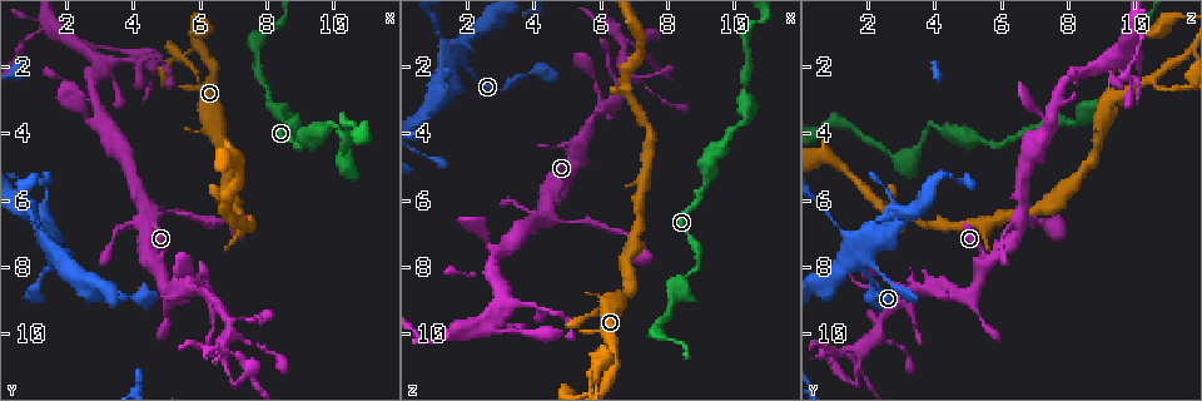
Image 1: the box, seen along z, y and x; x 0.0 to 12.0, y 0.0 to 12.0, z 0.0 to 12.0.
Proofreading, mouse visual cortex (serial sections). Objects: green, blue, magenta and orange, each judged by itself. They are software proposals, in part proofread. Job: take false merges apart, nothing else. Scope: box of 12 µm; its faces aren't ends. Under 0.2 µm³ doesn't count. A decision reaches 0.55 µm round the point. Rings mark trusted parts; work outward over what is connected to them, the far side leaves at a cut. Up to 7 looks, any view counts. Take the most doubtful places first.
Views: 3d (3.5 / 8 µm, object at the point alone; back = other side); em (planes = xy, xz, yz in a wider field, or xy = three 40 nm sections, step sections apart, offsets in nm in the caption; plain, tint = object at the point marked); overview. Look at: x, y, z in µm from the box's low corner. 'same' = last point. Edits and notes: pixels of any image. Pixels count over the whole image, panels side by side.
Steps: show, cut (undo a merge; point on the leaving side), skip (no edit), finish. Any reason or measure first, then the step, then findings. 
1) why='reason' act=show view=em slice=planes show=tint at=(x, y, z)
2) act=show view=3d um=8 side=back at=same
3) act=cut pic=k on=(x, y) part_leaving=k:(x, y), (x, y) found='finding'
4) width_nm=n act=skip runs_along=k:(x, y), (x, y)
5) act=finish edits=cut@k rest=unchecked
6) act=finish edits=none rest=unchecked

why='abrupt turn' act=show view=3d um=3.5 at=(6.8, 10.5, 1.3)

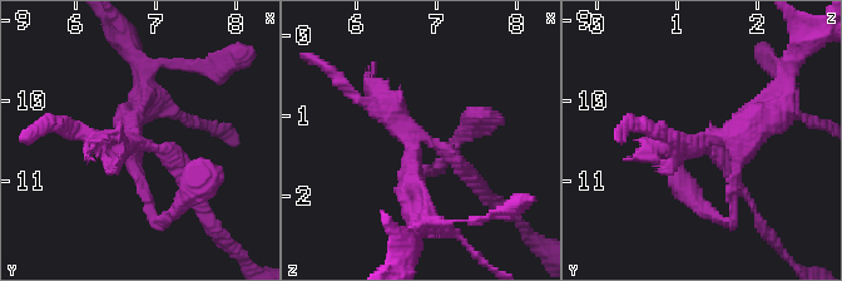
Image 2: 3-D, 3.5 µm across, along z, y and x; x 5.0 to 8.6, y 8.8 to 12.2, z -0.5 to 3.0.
act=skip runs_along=2:(132, 116), (132, 139), (171, 154), (193, 190) found='one cell here'

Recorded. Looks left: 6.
why='thick turns thin' act=show view=3d um=3.5 at=(1.8, 8.0, 1.7)

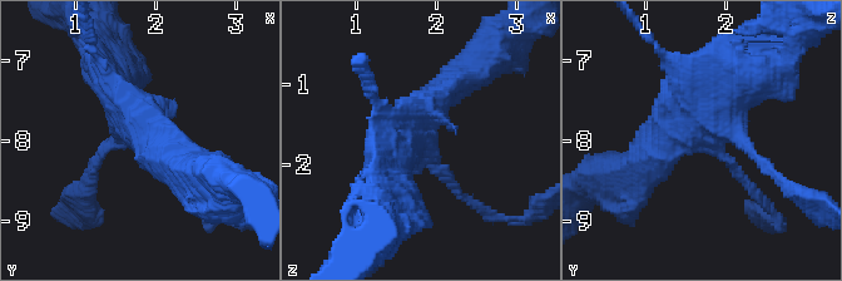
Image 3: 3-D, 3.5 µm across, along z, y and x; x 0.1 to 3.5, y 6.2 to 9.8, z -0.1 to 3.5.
act=show view=em slice=xy step=5 show=tint at=(1.75, 7.90, 1.75)

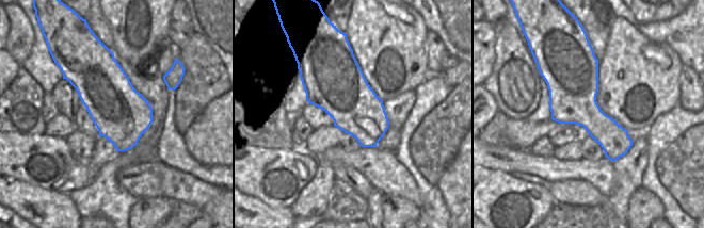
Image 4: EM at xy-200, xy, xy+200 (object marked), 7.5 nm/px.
width_nm=440 act=skip runs_along=3:(178, 190), (124, 117), (113, 78) found='one cell here'

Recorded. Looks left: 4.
why='three-way junction' act=show view=3d um=3.5 at=(6.1, 2.5, 10.6)

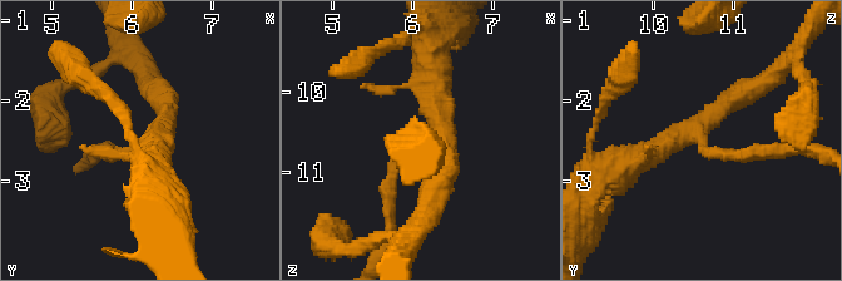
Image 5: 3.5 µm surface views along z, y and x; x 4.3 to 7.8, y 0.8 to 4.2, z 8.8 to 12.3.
arms=3 arm_widths_nm=200,300,350 why='shape alone is not enough' act=show view=em slice=xy step=5 show=tint at=(6.20, 2.50, 10.65)

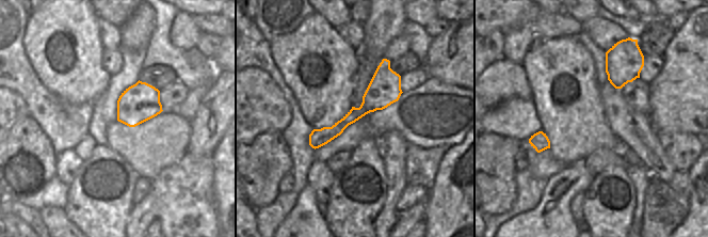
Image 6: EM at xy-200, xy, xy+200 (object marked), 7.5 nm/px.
why='cut it another way' act=show view=em slice=xy step=2 show=tint at=same

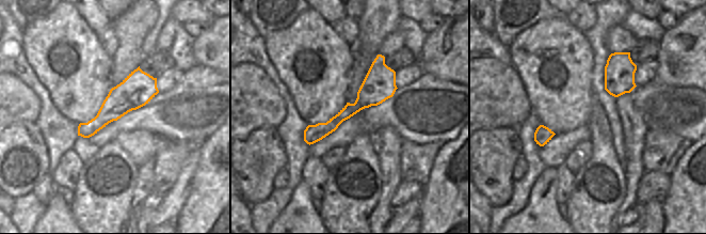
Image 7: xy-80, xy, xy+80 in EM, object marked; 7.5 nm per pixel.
act=skip found='one cell here'

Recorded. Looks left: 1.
act=finish edits=none rest=unchecked

